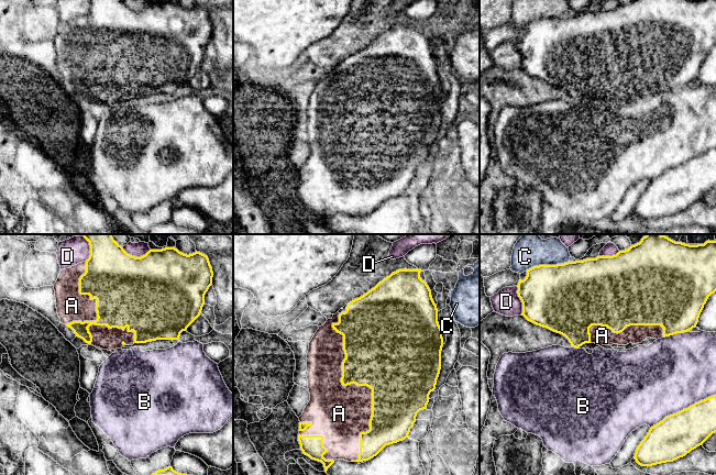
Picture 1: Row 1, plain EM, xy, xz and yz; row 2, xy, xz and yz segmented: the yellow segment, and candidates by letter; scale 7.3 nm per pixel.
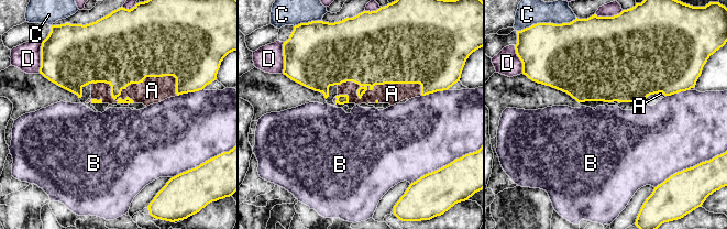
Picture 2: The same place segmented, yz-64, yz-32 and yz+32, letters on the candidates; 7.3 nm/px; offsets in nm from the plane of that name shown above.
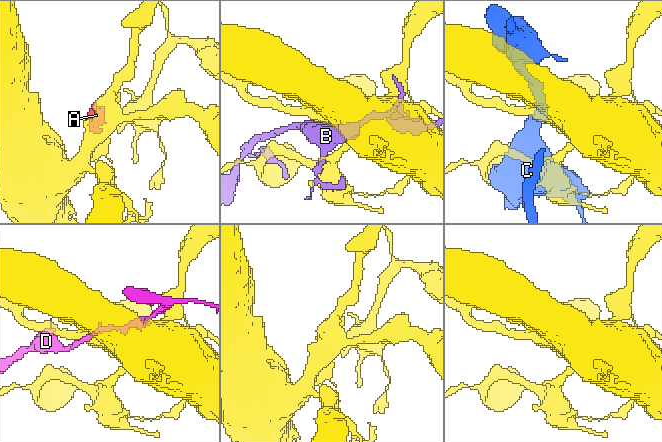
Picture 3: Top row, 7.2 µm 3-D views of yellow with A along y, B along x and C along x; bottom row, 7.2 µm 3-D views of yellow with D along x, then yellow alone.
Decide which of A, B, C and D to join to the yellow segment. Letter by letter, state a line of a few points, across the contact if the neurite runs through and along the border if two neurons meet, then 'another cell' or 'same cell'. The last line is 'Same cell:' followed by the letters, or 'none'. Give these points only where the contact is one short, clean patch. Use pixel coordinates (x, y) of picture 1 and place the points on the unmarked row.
A: same cell
B: another cell
C: another cell
D: another cell
Same cell: A

